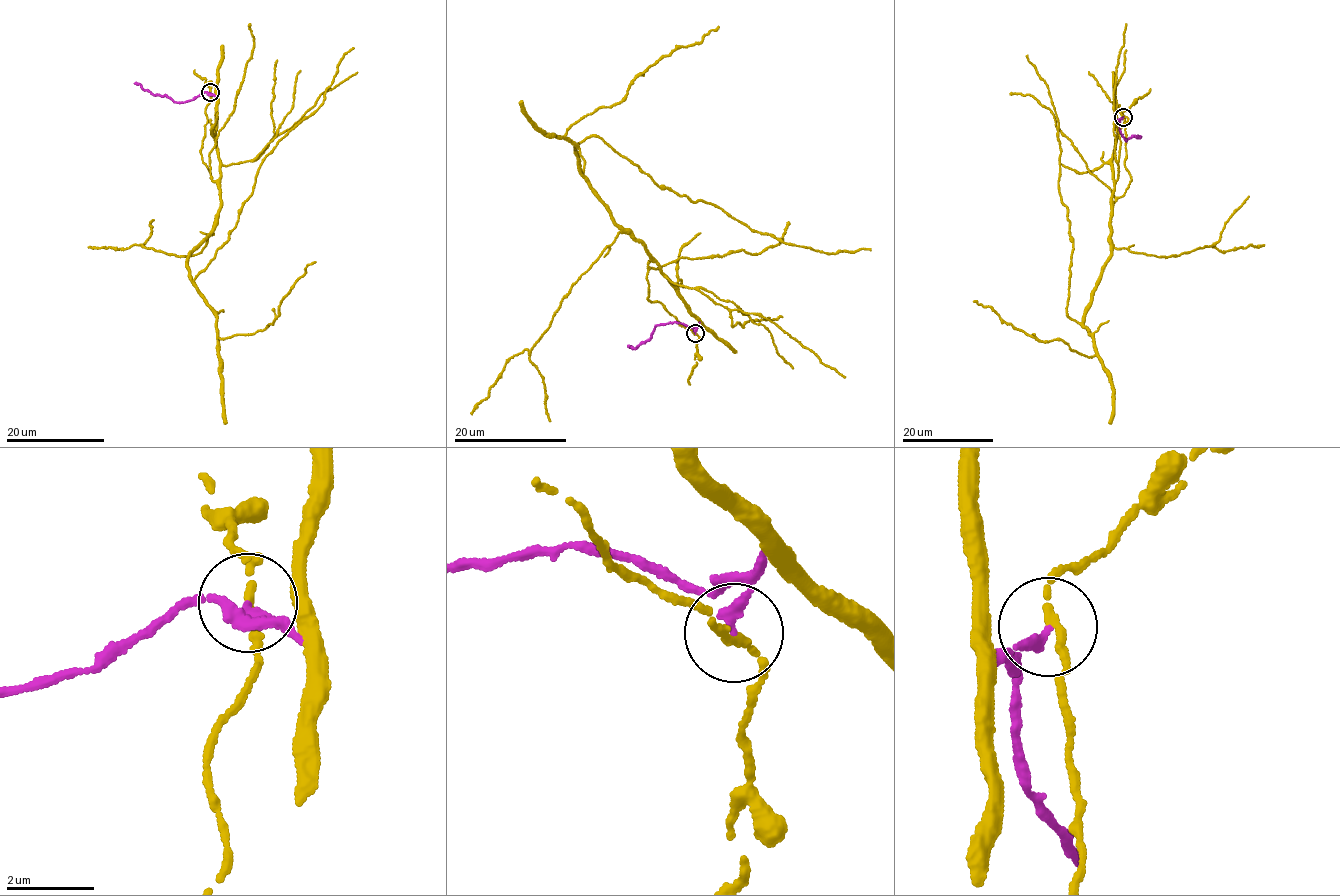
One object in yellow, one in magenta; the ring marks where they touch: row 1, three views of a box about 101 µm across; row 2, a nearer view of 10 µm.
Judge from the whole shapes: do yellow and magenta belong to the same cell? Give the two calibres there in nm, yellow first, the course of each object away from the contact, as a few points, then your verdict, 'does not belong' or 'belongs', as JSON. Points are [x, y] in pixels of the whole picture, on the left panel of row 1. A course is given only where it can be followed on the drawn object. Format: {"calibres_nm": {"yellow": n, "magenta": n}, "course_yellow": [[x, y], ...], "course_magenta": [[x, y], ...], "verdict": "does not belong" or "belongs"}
{"calibres_nm": {"yellow": 150, "magenta": 180}, "course_yellow": [[210, 93], [202, 163], [221, 209], [188, 258], [191, 280], [235, 227], [264, 157], [323, 100], [354, 47]], "course_magenta": [[210, 93], [176, 103], [134, 82]], "verdict": "does not belong"}

